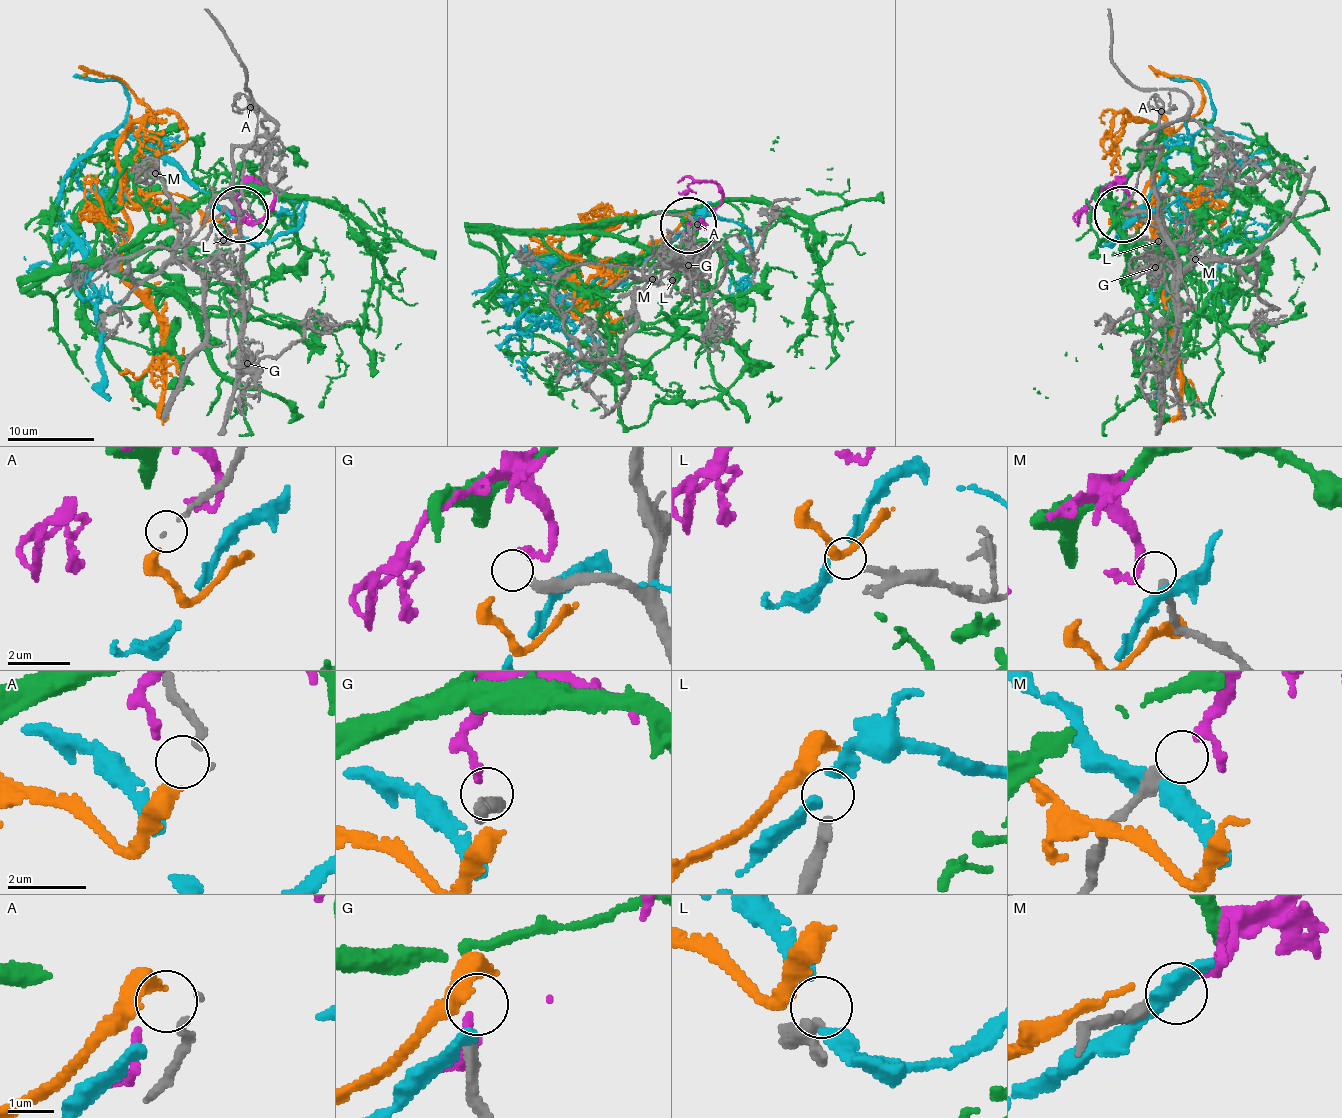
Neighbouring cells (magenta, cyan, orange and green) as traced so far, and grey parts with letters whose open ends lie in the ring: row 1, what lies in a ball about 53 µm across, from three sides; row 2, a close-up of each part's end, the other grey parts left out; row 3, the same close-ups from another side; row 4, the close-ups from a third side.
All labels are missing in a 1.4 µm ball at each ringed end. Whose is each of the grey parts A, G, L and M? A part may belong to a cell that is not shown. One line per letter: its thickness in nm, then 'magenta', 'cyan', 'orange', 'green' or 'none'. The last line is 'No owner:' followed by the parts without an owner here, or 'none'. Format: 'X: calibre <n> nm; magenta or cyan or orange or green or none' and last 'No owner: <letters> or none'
A: calibre 60 nm; orange
G: calibre 300 nm; none
L: calibre 130 nm; cyan
M: calibre 320 nm; magenta
No owner: G

